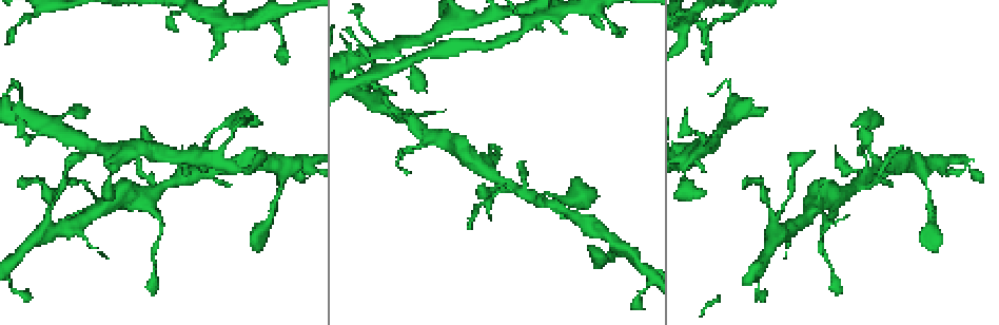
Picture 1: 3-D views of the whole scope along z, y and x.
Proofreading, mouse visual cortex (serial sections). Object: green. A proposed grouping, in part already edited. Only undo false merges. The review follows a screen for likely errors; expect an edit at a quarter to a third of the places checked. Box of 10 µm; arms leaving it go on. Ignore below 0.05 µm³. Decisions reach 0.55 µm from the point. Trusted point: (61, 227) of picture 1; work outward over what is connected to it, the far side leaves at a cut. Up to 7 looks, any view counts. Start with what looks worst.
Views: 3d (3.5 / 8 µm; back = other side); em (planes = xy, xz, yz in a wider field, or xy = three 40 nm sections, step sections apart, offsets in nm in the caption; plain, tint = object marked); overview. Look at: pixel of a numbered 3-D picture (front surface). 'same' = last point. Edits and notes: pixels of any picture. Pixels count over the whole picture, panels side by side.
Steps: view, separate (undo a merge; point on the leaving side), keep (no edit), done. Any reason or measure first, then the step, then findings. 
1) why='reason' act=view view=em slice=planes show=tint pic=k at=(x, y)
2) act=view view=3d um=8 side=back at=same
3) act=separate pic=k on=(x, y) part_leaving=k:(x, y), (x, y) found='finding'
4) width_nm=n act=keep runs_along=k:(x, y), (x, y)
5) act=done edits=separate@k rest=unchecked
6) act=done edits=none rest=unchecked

why='arms part here' act=view view=3d um=3.5 pic=1 at=(142, 196)

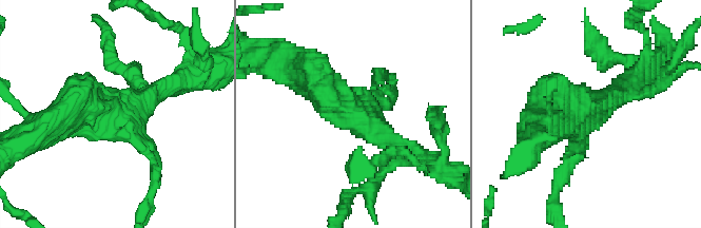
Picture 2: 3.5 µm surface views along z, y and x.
why='now the EM' act=view view=em slice=xy step=5 show=tint pic=2 at=(592, 108)

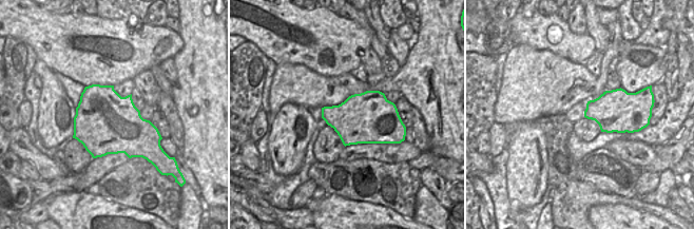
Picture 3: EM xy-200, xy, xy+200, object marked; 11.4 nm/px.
why='cut it another way' act=view view=em slice=xy step=2 show=tint at=same

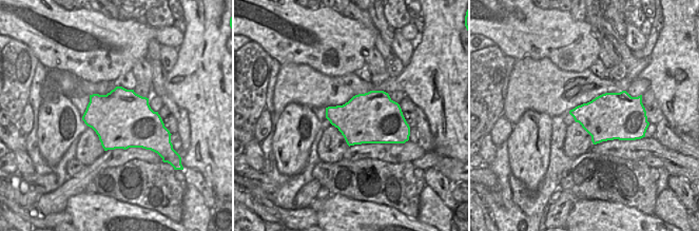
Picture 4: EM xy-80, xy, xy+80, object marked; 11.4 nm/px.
width_nm=600 act=keep runs_along=2:(298, 67), (333, 101), (405, 150) found='continuous, no second cell'

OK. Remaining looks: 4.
why='four-way junction' act=view view=3d um=3.5 pic=1 at=(872, 175)

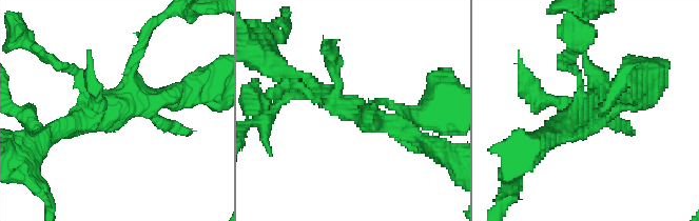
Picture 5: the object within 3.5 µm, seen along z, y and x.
why='need the tissue' act=view view=em slice=xy step=3 show=tint pic=5 at=(362, 112)

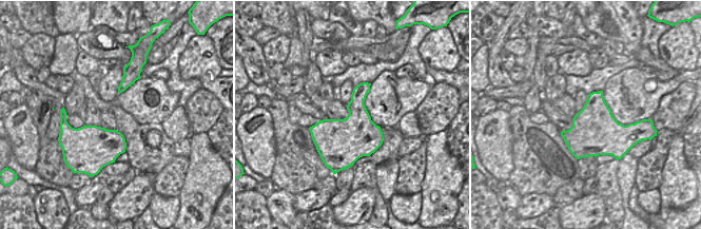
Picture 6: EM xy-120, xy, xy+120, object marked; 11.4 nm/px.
act=keep runs_along=5:(303, 85), (422, 142) found='one cell here'

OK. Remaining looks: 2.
act=done edits=none rest=unchecked

